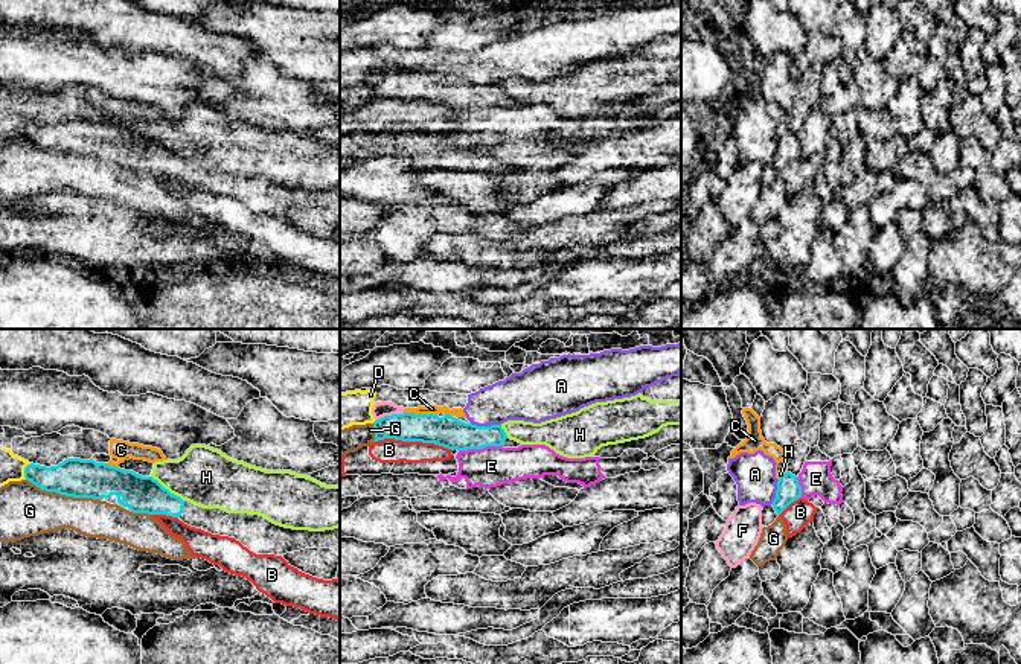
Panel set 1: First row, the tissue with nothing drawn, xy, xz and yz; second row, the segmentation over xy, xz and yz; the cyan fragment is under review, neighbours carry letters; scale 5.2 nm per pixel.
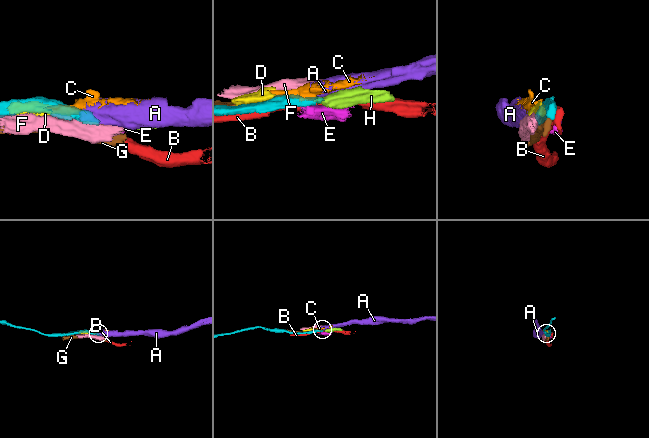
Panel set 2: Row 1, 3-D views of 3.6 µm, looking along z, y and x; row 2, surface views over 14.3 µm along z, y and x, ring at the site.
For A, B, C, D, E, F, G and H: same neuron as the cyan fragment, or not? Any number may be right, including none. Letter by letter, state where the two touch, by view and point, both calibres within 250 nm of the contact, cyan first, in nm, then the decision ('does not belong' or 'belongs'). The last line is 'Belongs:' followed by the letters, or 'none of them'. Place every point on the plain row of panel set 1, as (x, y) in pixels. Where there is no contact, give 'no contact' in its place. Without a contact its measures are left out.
A: meets cyan in xz at (486, 86); 170 nm thick on the cyan side, 260 nm on the other; does not belong
B: meets cyan in xz at (413, 99); 170 nm thick on the cyan side, 130 nm on the other; does not belong
C: meets cyan in xz at (421, 73); 170 nm thick on the cyan side, 50 nm on the other; does not belong
D: meets cyan in xy at (25, 130); 190 nm thick on the cyan side, 130 nm on the other; does not belong
E: meets cyan in xz at (480, 107); 170 nm thick on the cyan side, 220 nm on the other; does not belong
F: meets cyan in xz at (386, 75); 160 nm thick on the cyan side, 80 nm on the other; does not belong
G: meets cyan in xy at (63, 153); 200 nm thick on the cyan side, 280 nm on the other; does not belong
H: meets cyan in xy at (166, 148); 190 nm thick on the cyan side, 320 nm on the other; does not belong
Belongs: none of them

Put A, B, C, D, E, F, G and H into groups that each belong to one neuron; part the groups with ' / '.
A C D / B / E / F / G / H

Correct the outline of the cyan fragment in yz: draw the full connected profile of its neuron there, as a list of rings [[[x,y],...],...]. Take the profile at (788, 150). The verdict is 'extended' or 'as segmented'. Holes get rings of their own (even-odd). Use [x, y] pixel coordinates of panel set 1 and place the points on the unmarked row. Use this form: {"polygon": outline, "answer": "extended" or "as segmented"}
{"polygon": [[[785,131],[779,136],[776,157],[773,166],[777,174],[780,174],[791,161],[802,157],[802,146],[799,139],[791,131]]], "answer": "as segmented"}

